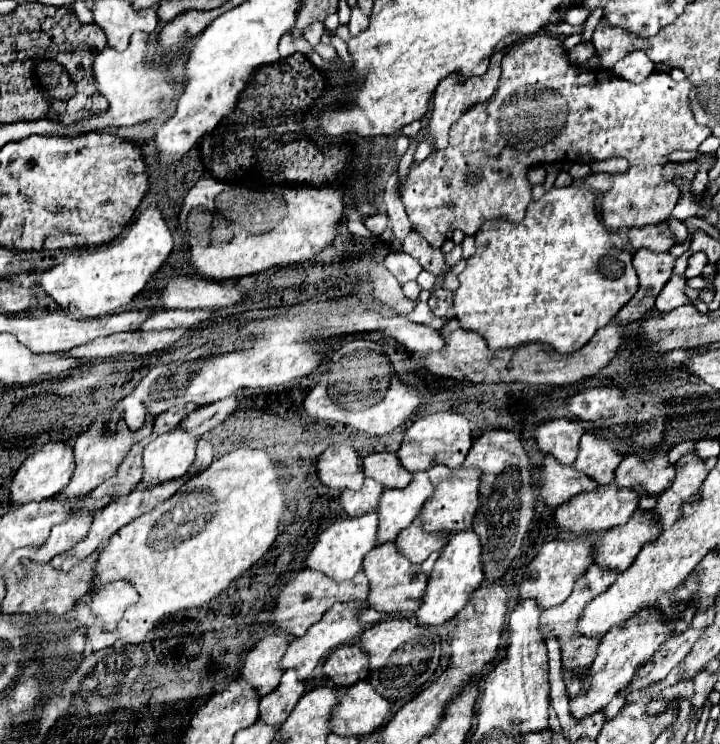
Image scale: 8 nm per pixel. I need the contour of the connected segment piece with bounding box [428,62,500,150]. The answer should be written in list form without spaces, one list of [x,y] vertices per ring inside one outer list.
[[[494,62],[490,66],[490,70],[484,74],[484,76],[476,76],[476,78],[468,78],[466,82],[458,82],[456,76],[450,76],[450,78],[444,78],[438,88],[436,88],[436,94],[434,94],[434,108],[432,108],[432,118],[430,118],[430,124],[428,124],[428,134],[436,146],[436,150],[444,150],[448,146],[448,132],[450,132],[450,126],[474,104],[478,102],[486,102],[490,100],[490,96],[494,94],[496,90],[496,84],[498,84],[498,78],[500,78],[500,70],[498,70],[498,76],[496,72],[492,70],[494,68]]]

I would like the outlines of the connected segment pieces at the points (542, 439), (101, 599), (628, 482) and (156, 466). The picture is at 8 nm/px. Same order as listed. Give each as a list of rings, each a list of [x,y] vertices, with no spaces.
[[[550,420],[536,428],[534,438],[538,448],[544,454],[558,458],[558,462],[562,464],[572,464],[576,460],[582,434],[584,434],[584,428],[580,422]]]
[[[112,582],[92,596],[90,608],[104,622],[106,630],[114,630],[124,610],[138,602],[138,592],[128,582]]]
[[[646,450],[628,454],[622,458],[614,472],[614,484],[618,488],[638,490],[648,496],[658,496],[674,480],[674,466],[668,462],[668,450]]]
[[[170,430],[160,434],[144,450],[142,460],[142,488],[150,488],[174,478],[182,478],[194,462],[196,440],[182,430]]]

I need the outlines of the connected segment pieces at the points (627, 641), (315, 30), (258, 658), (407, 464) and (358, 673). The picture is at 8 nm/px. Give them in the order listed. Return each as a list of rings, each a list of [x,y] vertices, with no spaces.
[[[646,608],[638,612],[634,618],[630,618],[624,628],[612,628],[602,638],[596,650],[596,658],[590,666],[590,678],[586,690],[582,690],[582,696],[570,700],[570,714],[576,720],[582,720],[602,710],[616,696],[616,692],[624,690],[632,682],[638,666],[650,662],[650,658],[660,648],[660,644],[672,636],[674,622],[658,622],[656,618],[652,618],[654,612],[656,612],[654,608]]]
[[[315,22],[308,27],[306,34],[304,34],[304,38],[306,38],[311,46],[316,46],[320,43],[321,37],[324,34],[324,27],[323,22]]]
[[[272,632],[266,638],[262,638],[248,654],[244,660],[244,666],[240,670],[240,678],[250,682],[254,690],[258,690],[258,696],[270,694],[282,676],[282,670],[278,668],[278,662],[282,660],[288,644],[294,638],[282,632]]]
[[[438,412],[432,416],[424,416],[416,420],[398,450],[398,460],[408,472],[420,472],[428,470],[434,464],[444,464],[448,468],[460,468],[468,450],[472,446],[472,436],[470,436],[470,422],[462,414],[454,412]]]
[[[340,646],[326,658],[324,676],[332,680],[338,688],[344,688],[368,676],[368,662],[370,658],[360,650],[360,646]]]

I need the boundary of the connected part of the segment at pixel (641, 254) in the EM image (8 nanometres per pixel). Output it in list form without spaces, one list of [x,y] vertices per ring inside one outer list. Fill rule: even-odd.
[[[638,250],[634,254],[632,264],[640,278],[640,286],[638,286],[638,292],[634,294],[634,298],[616,314],[618,322],[622,322],[622,326],[642,320],[644,314],[654,308],[656,296],[660,294],[660,290],[672,276],[674,260],[676,258],[670,256],[670,252],[654,254],[650,250]]]

